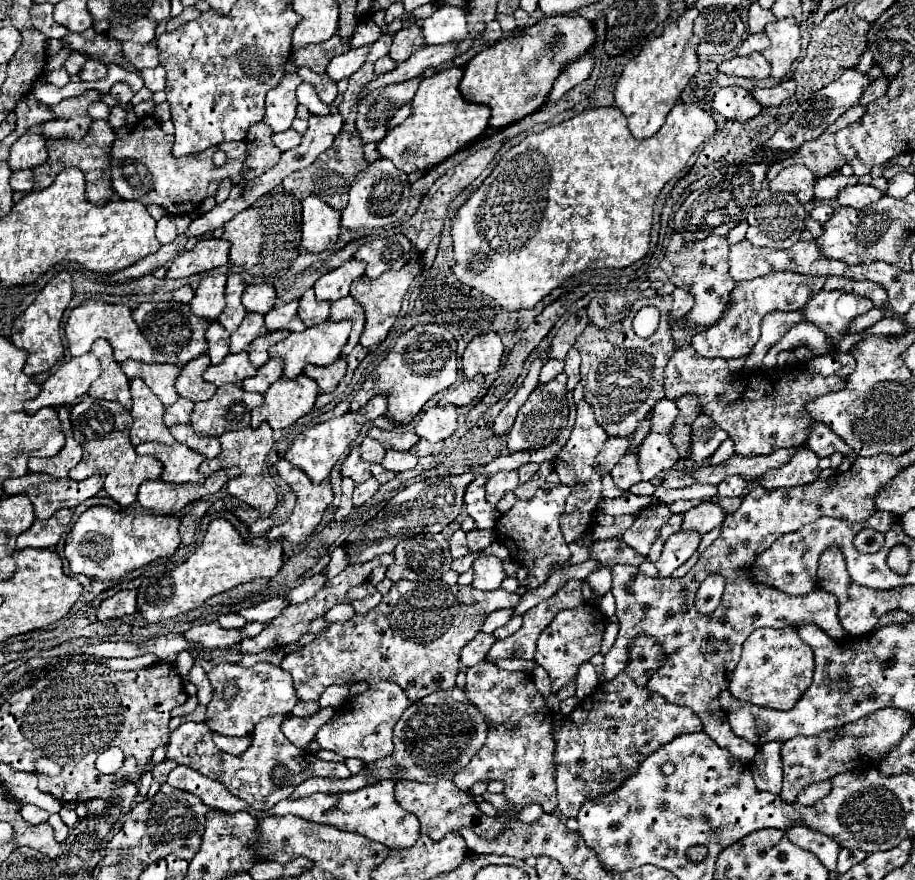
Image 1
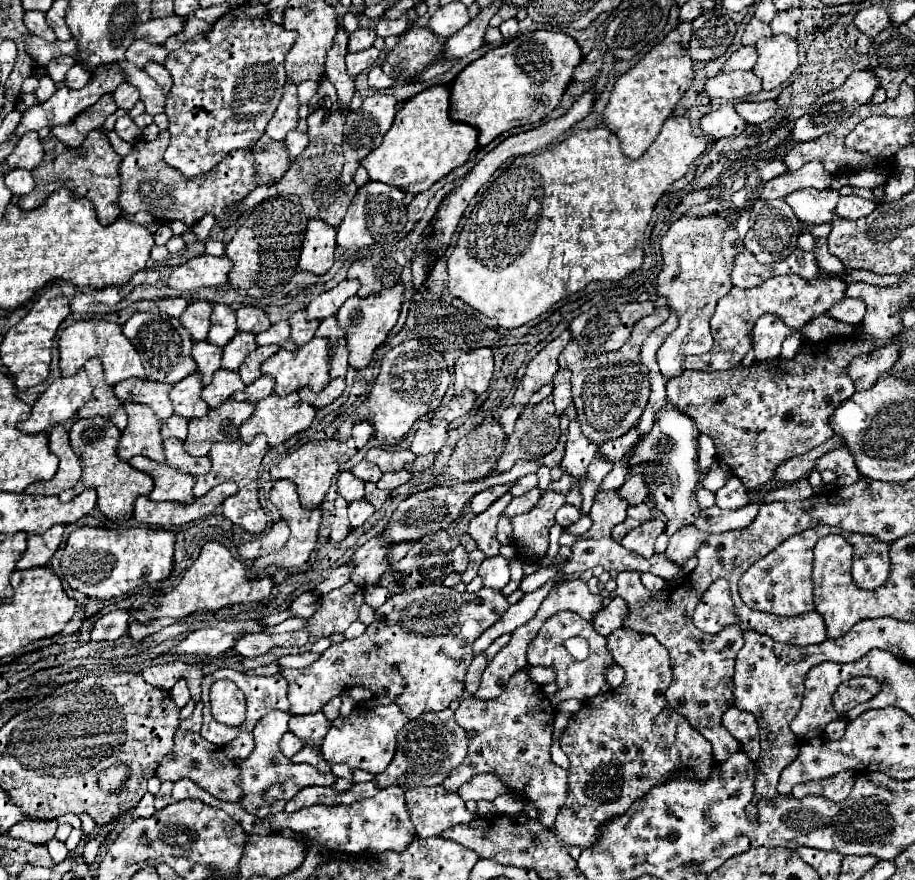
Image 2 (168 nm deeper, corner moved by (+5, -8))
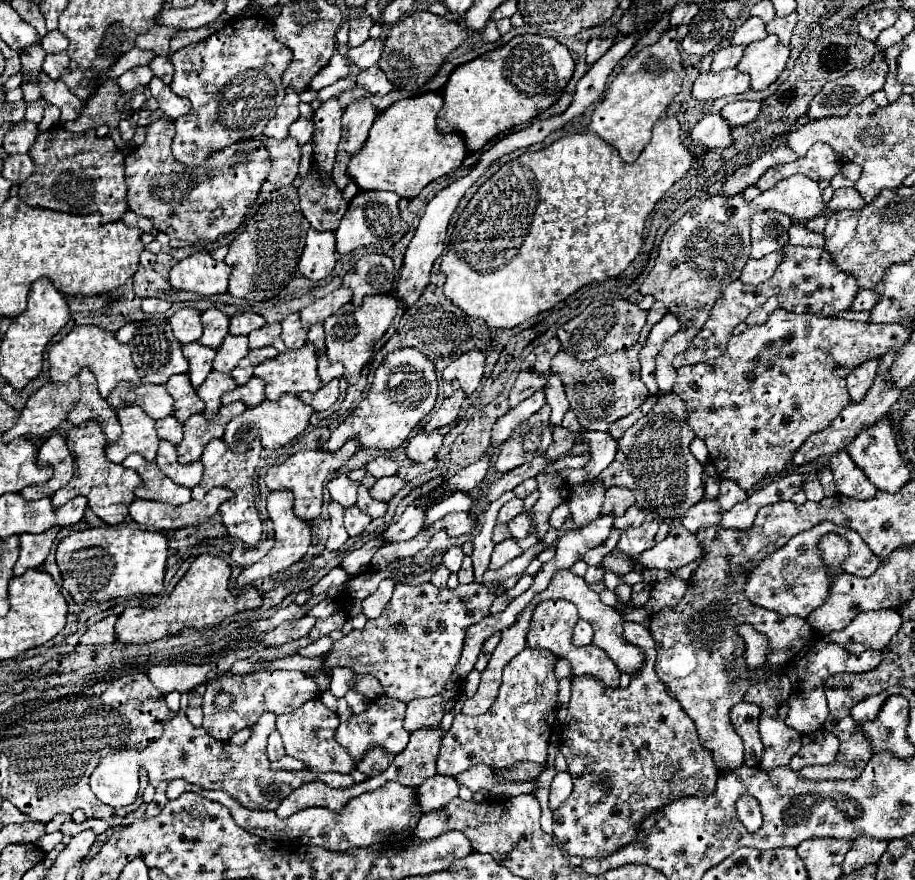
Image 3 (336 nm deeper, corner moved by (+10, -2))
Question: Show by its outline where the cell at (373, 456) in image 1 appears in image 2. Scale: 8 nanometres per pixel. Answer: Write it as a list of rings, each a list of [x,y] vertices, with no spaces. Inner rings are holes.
[[[359,461],[355,467],[353,467],[353,475],[357,475],[361,481],[371,481],[371,483],[377,483],[381,479],[381,471],[377,465],[369,463],[369,461]]]

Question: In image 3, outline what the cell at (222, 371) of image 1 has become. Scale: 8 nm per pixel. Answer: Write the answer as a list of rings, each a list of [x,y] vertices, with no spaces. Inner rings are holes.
[[[212,371],[210,377],[198,387],[198,397],[206,403],[204,415],[214,417],[218,413],[218,409],[220,409],[222,393],[232,391],[232,389],[236,389],[236,383],[234,383],[234,379],[230,375],[220,373],[220,371]]]

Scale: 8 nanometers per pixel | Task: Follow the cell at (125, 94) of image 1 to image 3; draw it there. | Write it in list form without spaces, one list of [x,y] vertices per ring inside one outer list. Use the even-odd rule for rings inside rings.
[[[136,67],[136,69],[130,69],[124,75],[120,75],[118,85],[122,89],[122,95],[126,95],[140,87],[146,87],[150,83],[150,79],[152,79],[152,71],[148,67]]]

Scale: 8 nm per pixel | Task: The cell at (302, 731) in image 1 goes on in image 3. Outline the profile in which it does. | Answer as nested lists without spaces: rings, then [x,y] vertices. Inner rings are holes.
[[[272,731],[270,737],[268,737],[268,759],[270,761],[278,761],[286,755],[284,751],[284,745],[282,745],[282,737],[278,731]]]

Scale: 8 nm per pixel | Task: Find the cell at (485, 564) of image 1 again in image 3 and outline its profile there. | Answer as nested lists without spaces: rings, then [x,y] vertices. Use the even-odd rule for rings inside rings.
[[[506,539],[506,541],[502,541],[502,543],[498,543],[496,547],[494,547],[494,553],[492,553],[492,557],[490,557],[490,569],[500,569],[500,567],[504,567],[510,559],[514,559],[514,557],[518,557],[522,553],[522,549],[516,545],[516,539]]]

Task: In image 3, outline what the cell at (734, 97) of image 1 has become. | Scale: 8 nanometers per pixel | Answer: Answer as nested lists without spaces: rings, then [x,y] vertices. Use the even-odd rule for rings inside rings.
[[[710,113],[704,119],[698,121],[690,133],[696,143],[702,143],[706,147],[730,147],[730,125],[724,121],[720,113]]]

